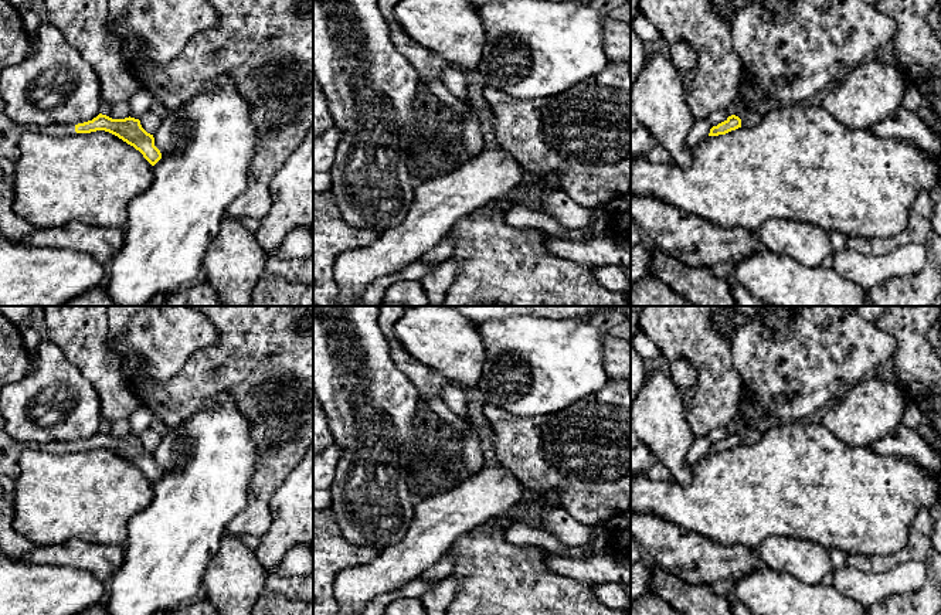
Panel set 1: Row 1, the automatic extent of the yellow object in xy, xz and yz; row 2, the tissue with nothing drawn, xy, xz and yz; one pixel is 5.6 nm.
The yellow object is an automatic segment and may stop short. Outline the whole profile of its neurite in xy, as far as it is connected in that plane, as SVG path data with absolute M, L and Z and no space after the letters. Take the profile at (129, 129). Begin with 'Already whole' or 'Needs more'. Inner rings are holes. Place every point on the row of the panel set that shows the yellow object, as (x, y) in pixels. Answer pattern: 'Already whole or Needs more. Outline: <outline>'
Needs more. Outline: M99 113L92 120L78 125L54 125L41 129L34 128L34 132L43 132L57 136L71 136L77 133L91 133L96 130L109 132L128 145L133 146L152 166L154 166L162 159L160 150L154 146L153 135L147 133L142 128L139 119L130 116L125 119L112 119L106 115Z

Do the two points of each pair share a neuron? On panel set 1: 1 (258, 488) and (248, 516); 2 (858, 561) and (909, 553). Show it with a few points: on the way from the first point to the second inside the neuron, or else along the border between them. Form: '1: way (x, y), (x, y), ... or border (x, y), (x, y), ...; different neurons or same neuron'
1: way (258, 495), (258, 506), (255, 509); same neuron
2: way (870, 561), (896, 559); same neuron

